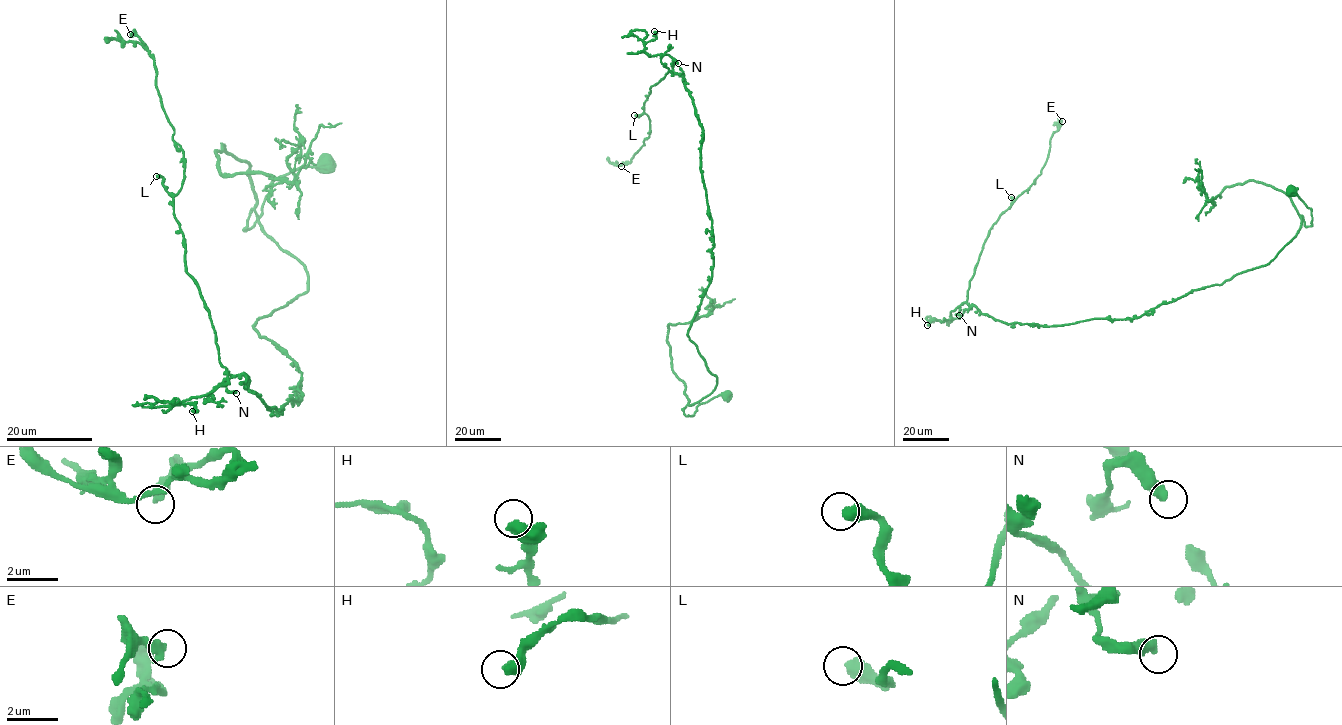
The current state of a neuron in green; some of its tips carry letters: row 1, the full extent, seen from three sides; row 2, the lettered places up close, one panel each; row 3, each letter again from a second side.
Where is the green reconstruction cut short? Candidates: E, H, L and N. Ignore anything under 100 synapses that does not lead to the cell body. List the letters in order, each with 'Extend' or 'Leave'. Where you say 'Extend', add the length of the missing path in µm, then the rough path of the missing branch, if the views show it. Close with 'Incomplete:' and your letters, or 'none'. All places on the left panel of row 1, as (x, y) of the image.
E: Leave
H: Leave
L: Leave
N: Leave
Incomplete: none

